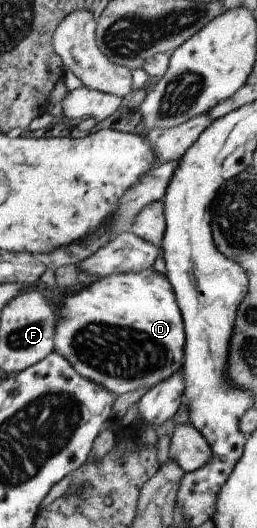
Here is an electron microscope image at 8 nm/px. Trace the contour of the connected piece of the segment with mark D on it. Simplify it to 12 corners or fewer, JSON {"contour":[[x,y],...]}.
{"contour":[[166,274],[50,295],[54,352],[116,397],[181,369]]}

